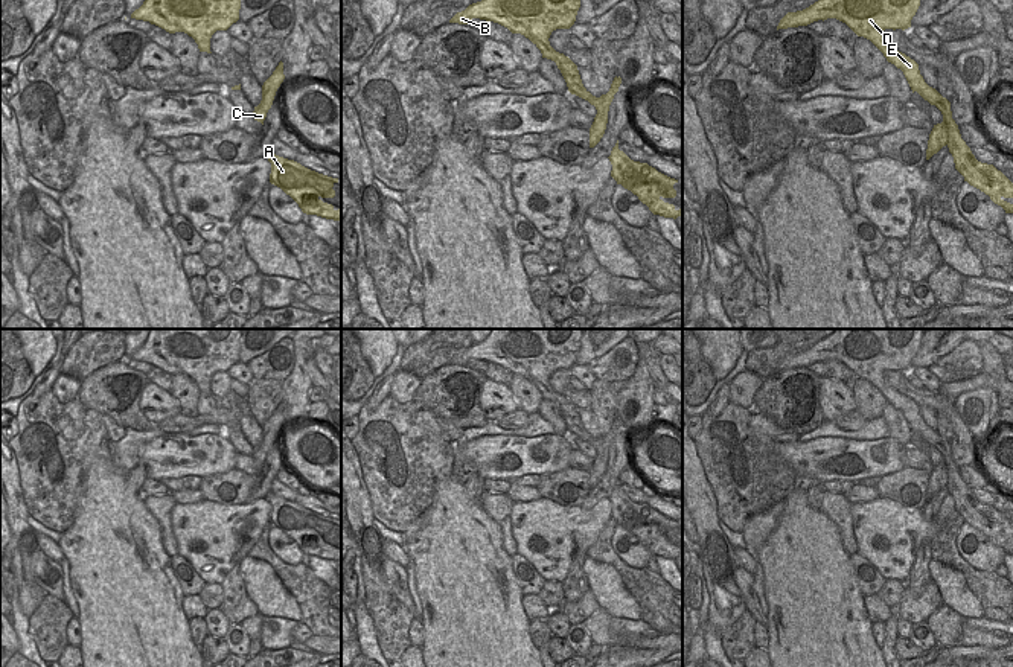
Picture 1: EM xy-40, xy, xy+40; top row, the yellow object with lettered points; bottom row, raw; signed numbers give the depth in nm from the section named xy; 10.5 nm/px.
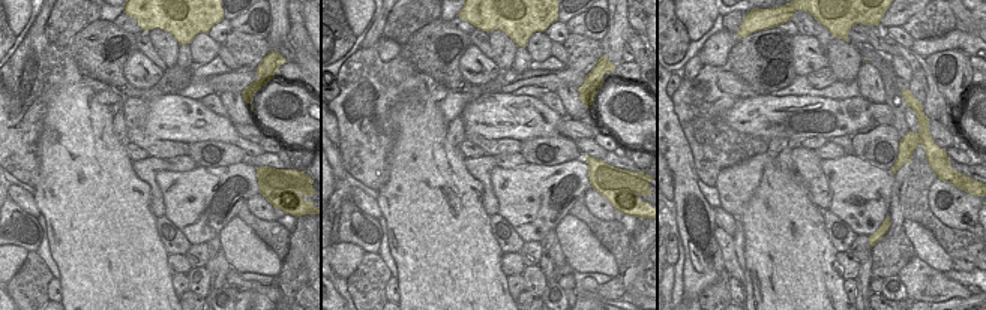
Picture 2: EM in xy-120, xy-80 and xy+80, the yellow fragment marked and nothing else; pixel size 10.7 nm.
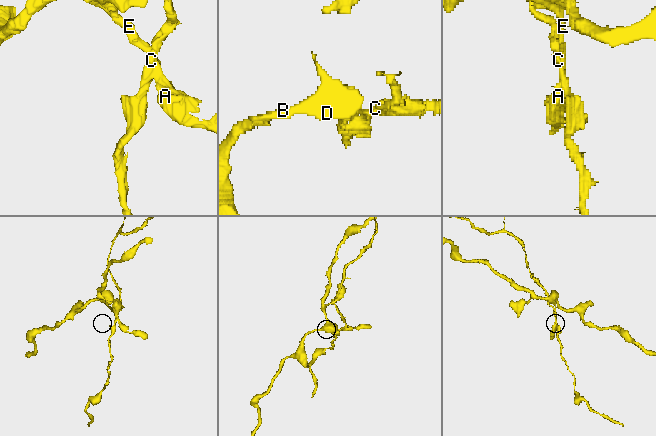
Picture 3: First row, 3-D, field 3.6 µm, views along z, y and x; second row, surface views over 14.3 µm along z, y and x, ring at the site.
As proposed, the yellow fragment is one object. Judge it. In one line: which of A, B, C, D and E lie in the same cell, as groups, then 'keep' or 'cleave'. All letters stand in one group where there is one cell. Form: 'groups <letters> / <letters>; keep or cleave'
groups A B D E / C; cleave

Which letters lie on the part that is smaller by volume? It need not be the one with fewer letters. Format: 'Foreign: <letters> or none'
Foreign: C

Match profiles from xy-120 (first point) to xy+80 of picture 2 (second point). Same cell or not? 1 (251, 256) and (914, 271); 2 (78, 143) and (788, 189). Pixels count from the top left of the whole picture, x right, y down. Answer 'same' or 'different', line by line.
1: different
2: same

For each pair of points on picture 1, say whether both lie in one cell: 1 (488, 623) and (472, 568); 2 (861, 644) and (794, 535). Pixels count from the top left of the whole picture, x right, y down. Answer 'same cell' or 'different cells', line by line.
1: same cell
2: same cell

